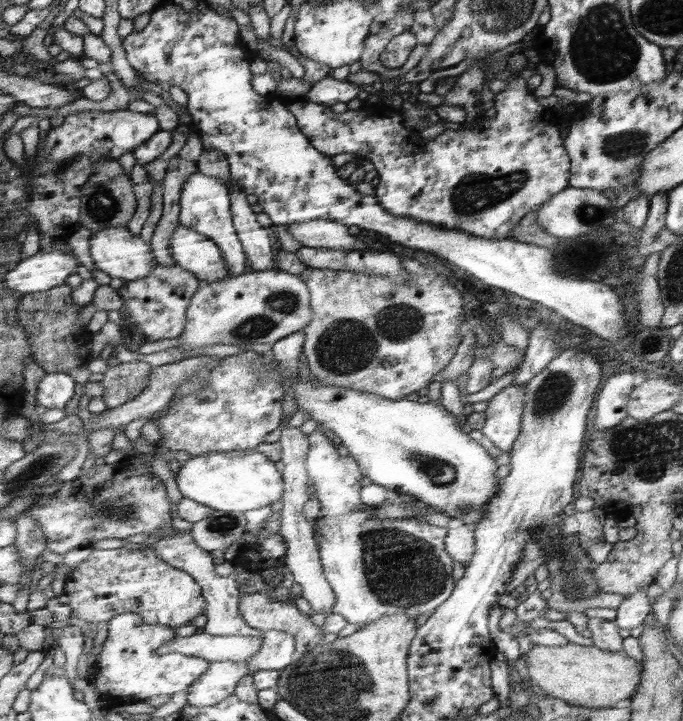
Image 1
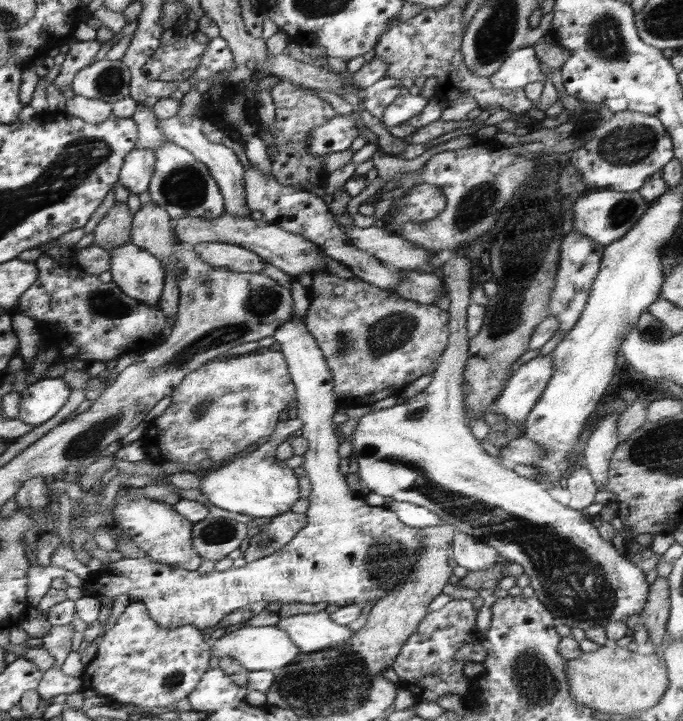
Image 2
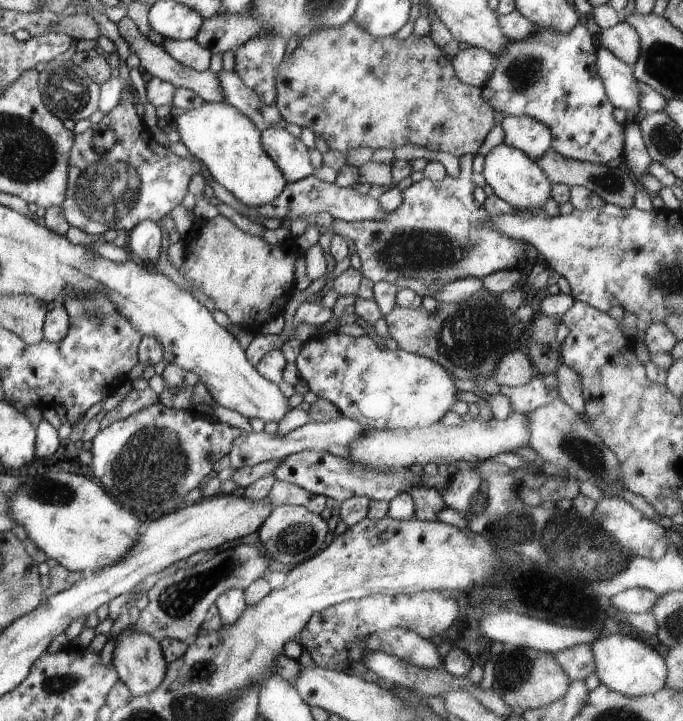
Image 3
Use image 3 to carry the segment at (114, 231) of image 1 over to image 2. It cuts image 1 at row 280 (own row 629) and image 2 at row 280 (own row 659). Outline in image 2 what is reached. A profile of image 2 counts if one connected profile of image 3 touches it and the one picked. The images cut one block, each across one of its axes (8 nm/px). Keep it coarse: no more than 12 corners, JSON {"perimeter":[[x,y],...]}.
{"perimeter":[[128,241],[110,254],[113,282],[130,298],[158,305],[163,262]]}

